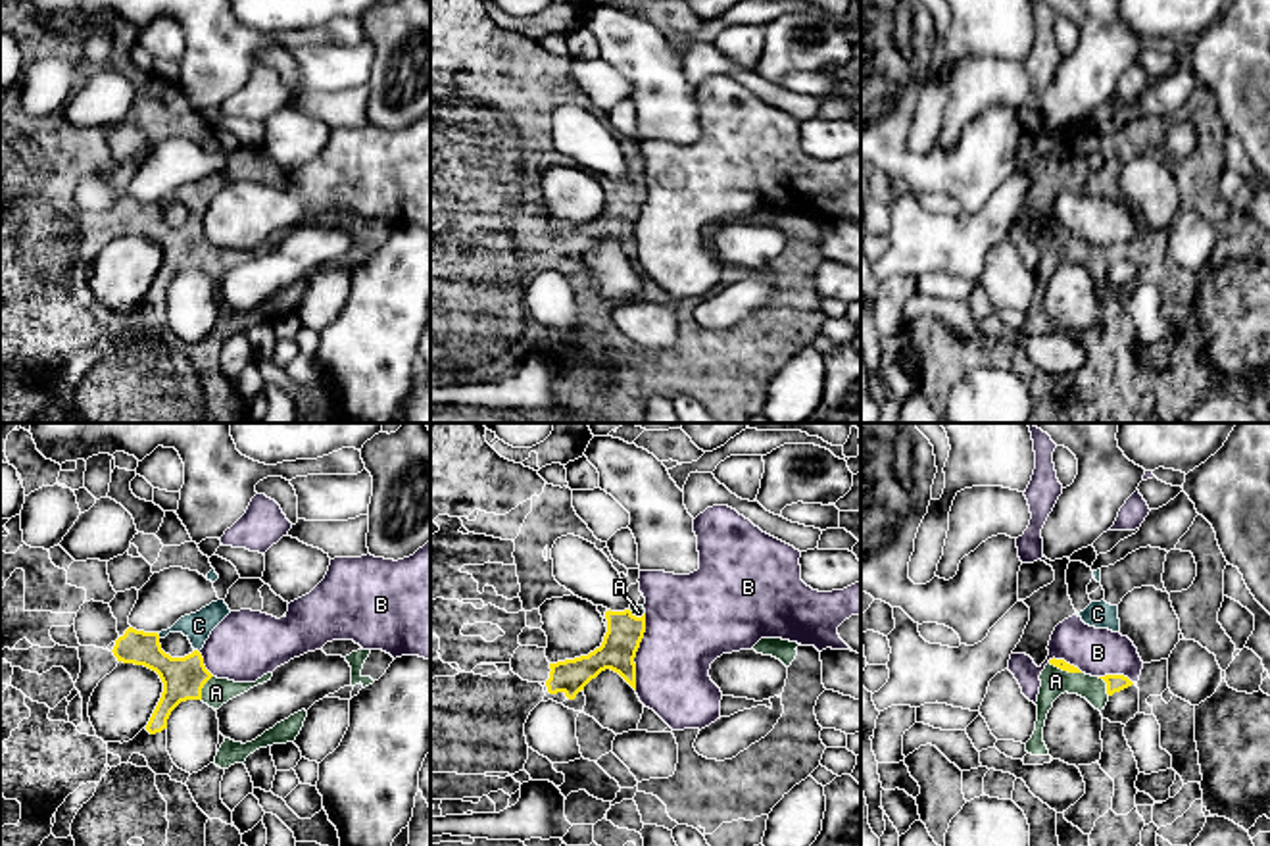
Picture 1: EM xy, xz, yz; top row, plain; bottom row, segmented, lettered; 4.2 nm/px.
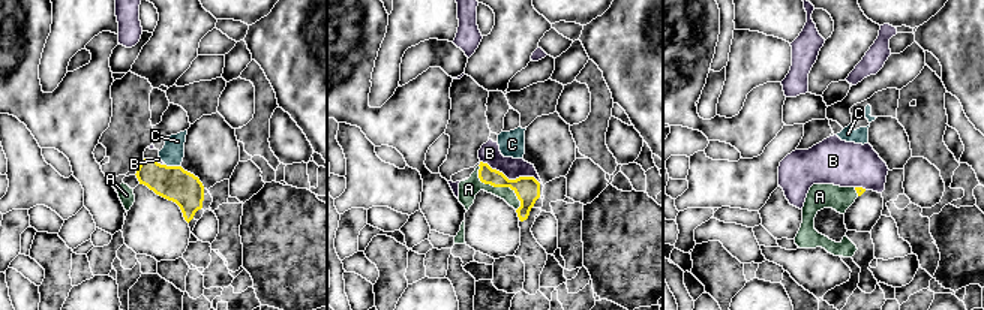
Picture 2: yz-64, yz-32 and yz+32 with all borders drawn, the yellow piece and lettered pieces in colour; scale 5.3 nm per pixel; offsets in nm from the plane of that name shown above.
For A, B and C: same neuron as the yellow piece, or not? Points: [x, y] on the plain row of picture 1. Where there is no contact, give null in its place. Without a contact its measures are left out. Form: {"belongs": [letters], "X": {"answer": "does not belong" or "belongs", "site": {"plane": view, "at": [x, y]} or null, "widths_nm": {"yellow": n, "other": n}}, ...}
{"belongs": ["A", "C"], "A": {"answer": "belongs", "site": {"plane": "yz", "at": [1065, 239]}, "widths_nm": {"yellow": 50, "other": 120}}, "B": {"answer": "does not belong", "site": {"plane": "xz", "at": [636, 220]}, "widths_nm": {"yellow": 160, "other": 360}}, "C": {"answer": "belongs", "site": {"plane": "xy", "at": [158, 204]}, "widths_nm": {"yellow": 180, "other": 120}}}

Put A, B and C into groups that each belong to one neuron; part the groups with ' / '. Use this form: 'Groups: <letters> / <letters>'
Groups: A C / B

